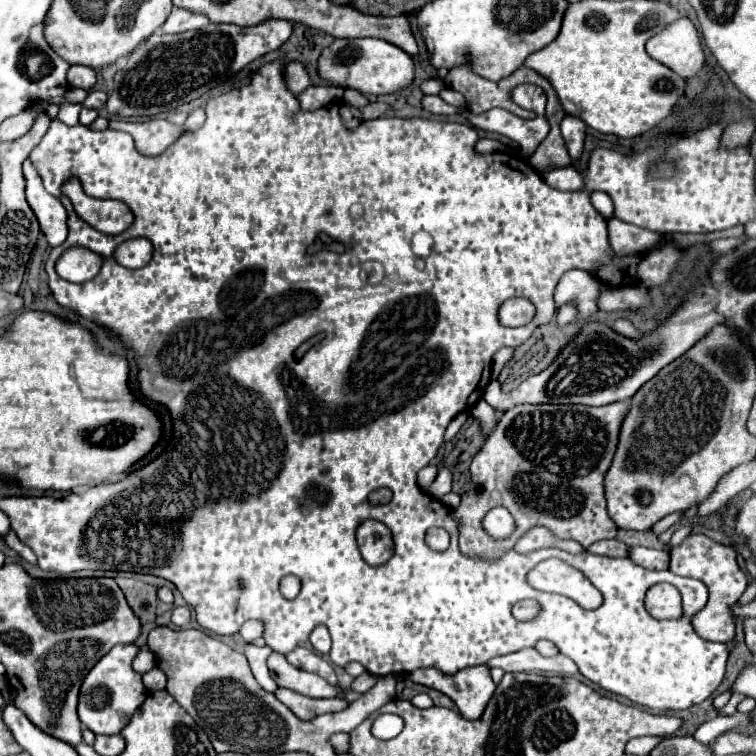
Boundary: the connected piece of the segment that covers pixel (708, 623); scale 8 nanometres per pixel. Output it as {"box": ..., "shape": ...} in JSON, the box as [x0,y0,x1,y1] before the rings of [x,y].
{"box":[669,534,748,643],"shape":[[[691,534],[678,546],[672,548],[669,555],[669,569],[672,573],[682,575],[682,577],[700,579],[710,591],[708,605],[700,613],[696,613],[696,617],[692,621],[696,633],[708,641],[720,641],[720,643],[732,641],[736,623],[734,623],[734,615],[732,615],[730,607],[740,599],[740,595],[748,587],[746,575],[742,573],[742,569],[736,563],[736,551],[732,547],[726,547],[726,545],[712,541],[706,535]]]}

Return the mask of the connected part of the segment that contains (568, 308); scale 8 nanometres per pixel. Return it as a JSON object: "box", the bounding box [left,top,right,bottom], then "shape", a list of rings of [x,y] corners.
{"box":[556,303,576,327],"shape":[[[570,303],[570,305],[564,305],[564,307],[558,311],[558,315],[556,315],[558,327],[566,327],[566,325],[572,323],[574,319],[576,319],[576,309],[574,309],[572,303]]]}

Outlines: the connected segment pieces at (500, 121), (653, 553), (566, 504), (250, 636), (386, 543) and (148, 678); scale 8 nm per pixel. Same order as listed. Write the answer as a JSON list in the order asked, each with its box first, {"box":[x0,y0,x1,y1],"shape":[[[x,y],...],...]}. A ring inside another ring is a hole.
[{"box":[462,109,550,155],"shape":[[[468,109],[466,113],[462,113],[474,127],[484,129],[484,131],[494,131],[494,133],[502,133],[506,137],[510,137],[512,141],[516,141],[520,145],[520,151],[524,151],[524,155],[532,155],[536,151],[536,147],[544,141],[544,137],[550,133],[550,123],[544,115],[538,115],[534,121],[526,121],[520,119],[516,115],[512,115],[506,109],[490,109],[488,113],[482,115],[472,115]]]},{"box":[630,547,668,571],"shape":[[[632,547],[630,549],[630,559],[644,569],[652,571],[662,571],[668,569],[668,551],[658,551],[658,549],[648,549],[648,547]]]},{"box":[452,401,628,557],"shape":[[[628,401],[612,403],[604,407],[586,407],[586,405],[518,405],[516,409],[504,411],[500,423],[494,427],[490,437],[484,441],[480,451],[470,463],[470,481],[474,489],[472,499],[462,499],[462,503],[452,509],[454,521],[458,523],[460,533],[460,549],[462,553],[474,557],[500,557],[504,551],[512,549],[516,541],[532,527],[544,525],[560,539],[574,539],[584,549],[588,549],[594,541],[614,539],[616,523],[606,513],[606,497],[604,497],[604,475],[612,465],[620,425],[628,413]],[[494,507],[506,507],[514,521],[516,529],[512,535],[504,539],[494,539],[482,527],[484,515]]]},{"box":[240,621,264,643],"shape":[[[246,621],[240,629],[240,635],[246,643],[252,643],[254,639],[262,637],[262,633],[264,633],[264,623],[262,621]]]},{"box":[358,521,392,565],"shape":[[[364,521],[358,527],[358,547],[366,563],[382,565],[392,557],[392,533],[380,521]]]},{"box":[142,667,166,691],"shape":[[[154,667],[148,673],[144,673],[142,675],[142,681],[144,681],[144,687],[148,691],[156,691],[156,689],[164,689],[166,687],[166,675],[158,667]]]}]

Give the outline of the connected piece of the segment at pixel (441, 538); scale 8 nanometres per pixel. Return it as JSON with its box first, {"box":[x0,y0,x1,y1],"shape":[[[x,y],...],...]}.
{"box":[426,529,450,551],"shape":[[[430,529],[426,533],[426,543],[434,549],[434,551],[444,551],[450,545],[450,537],[444,529]]]}

